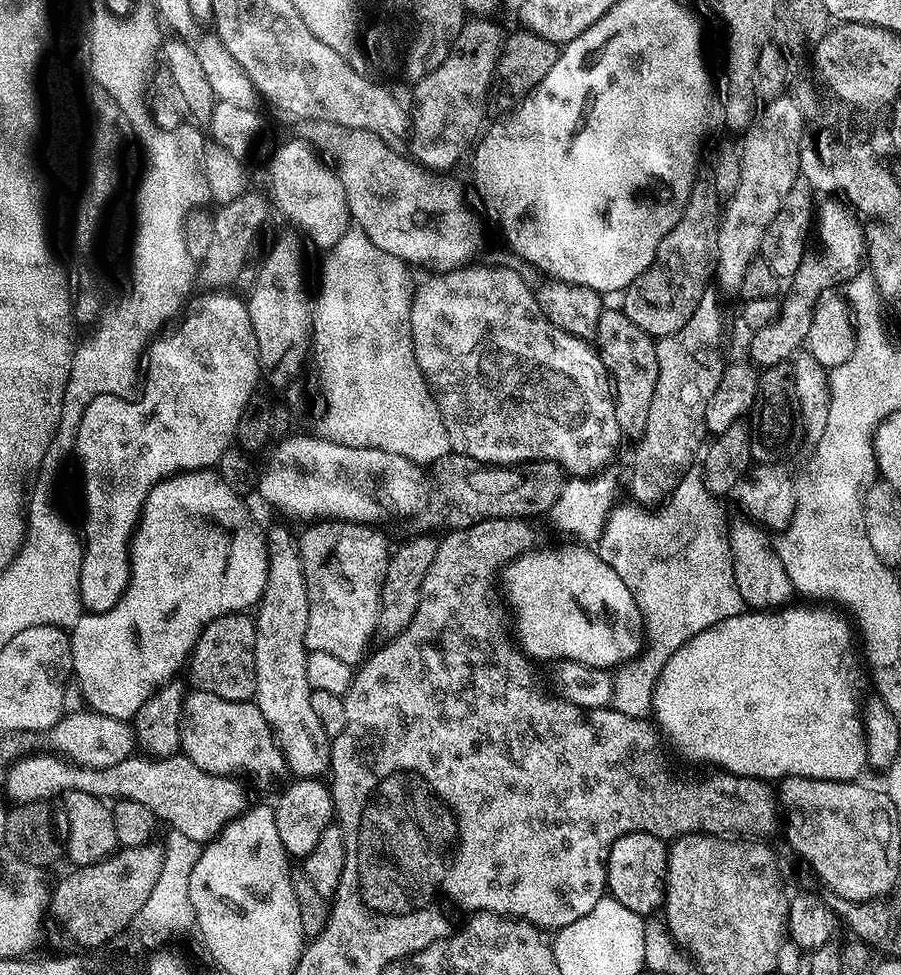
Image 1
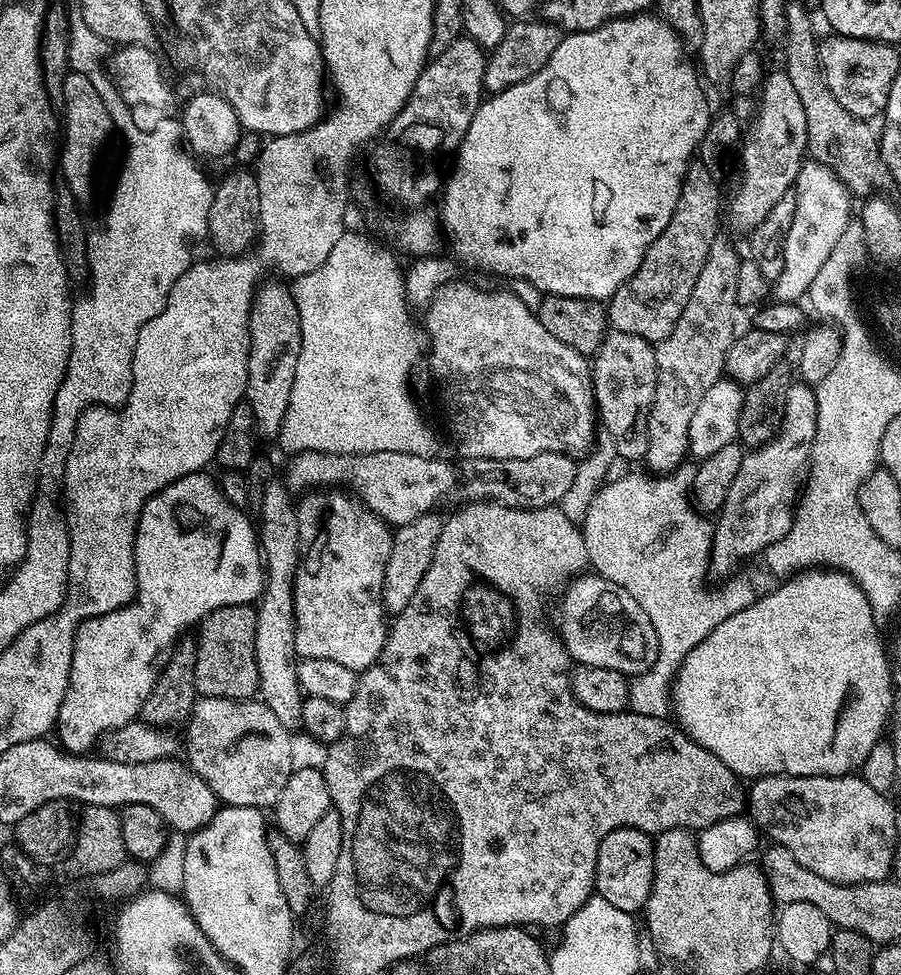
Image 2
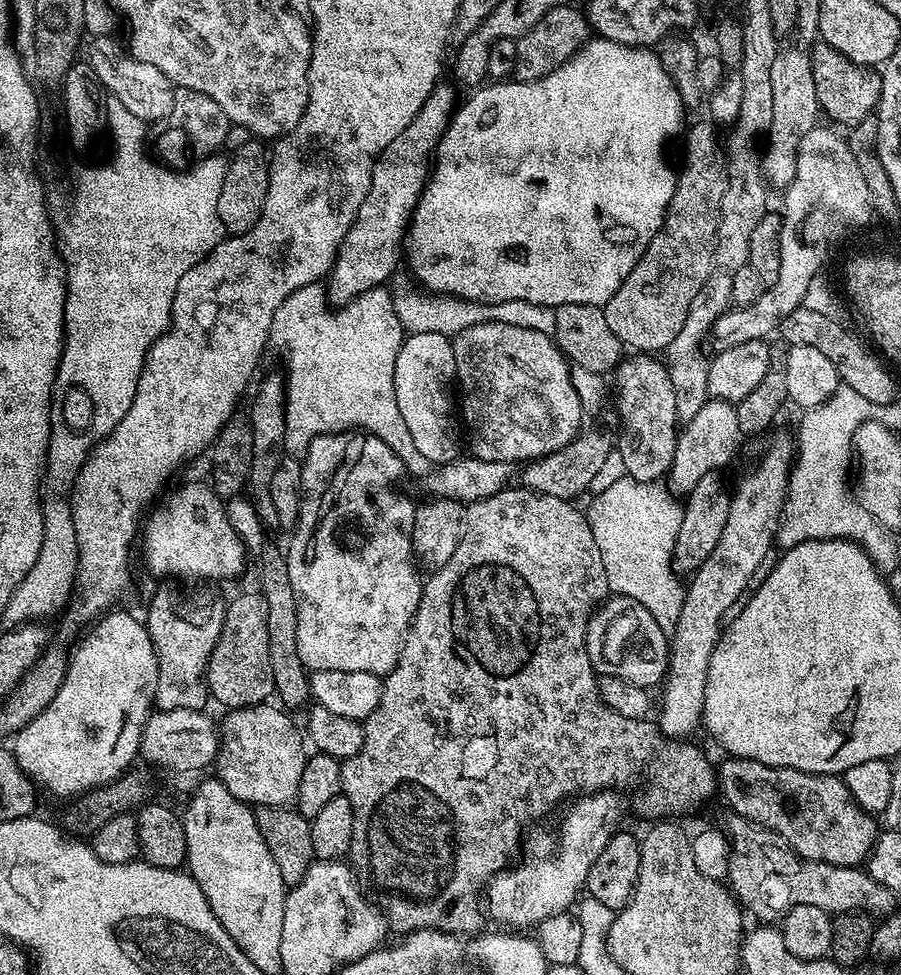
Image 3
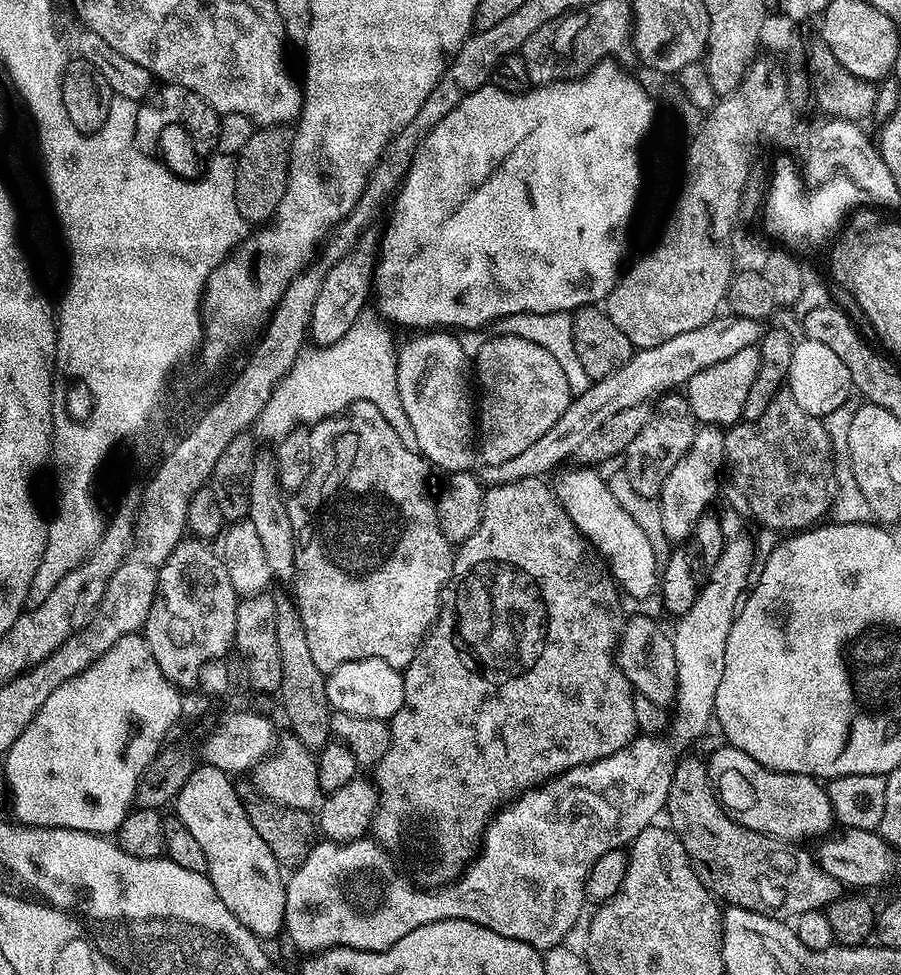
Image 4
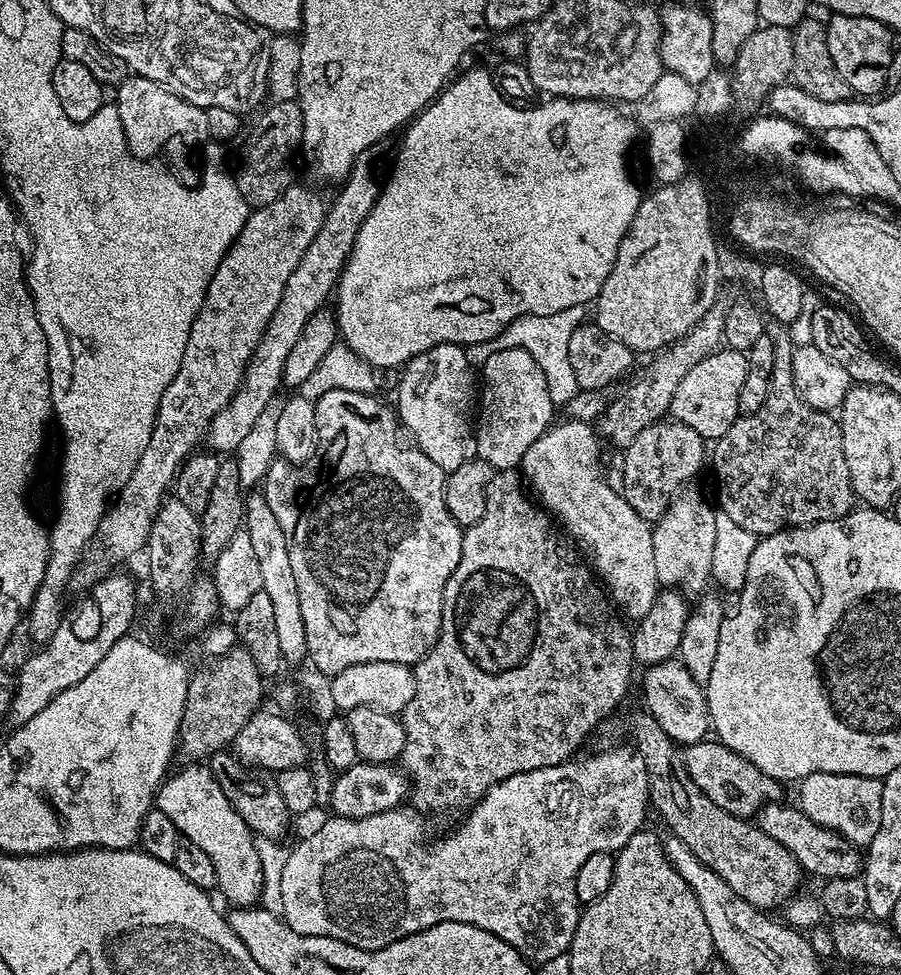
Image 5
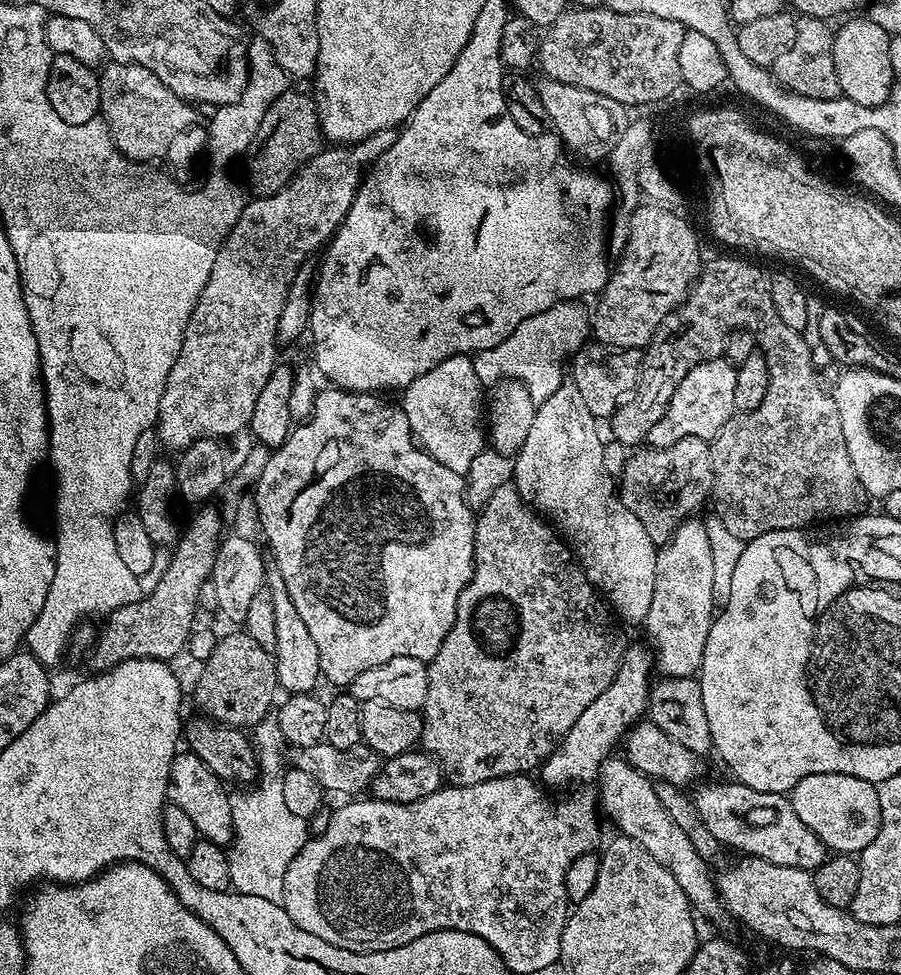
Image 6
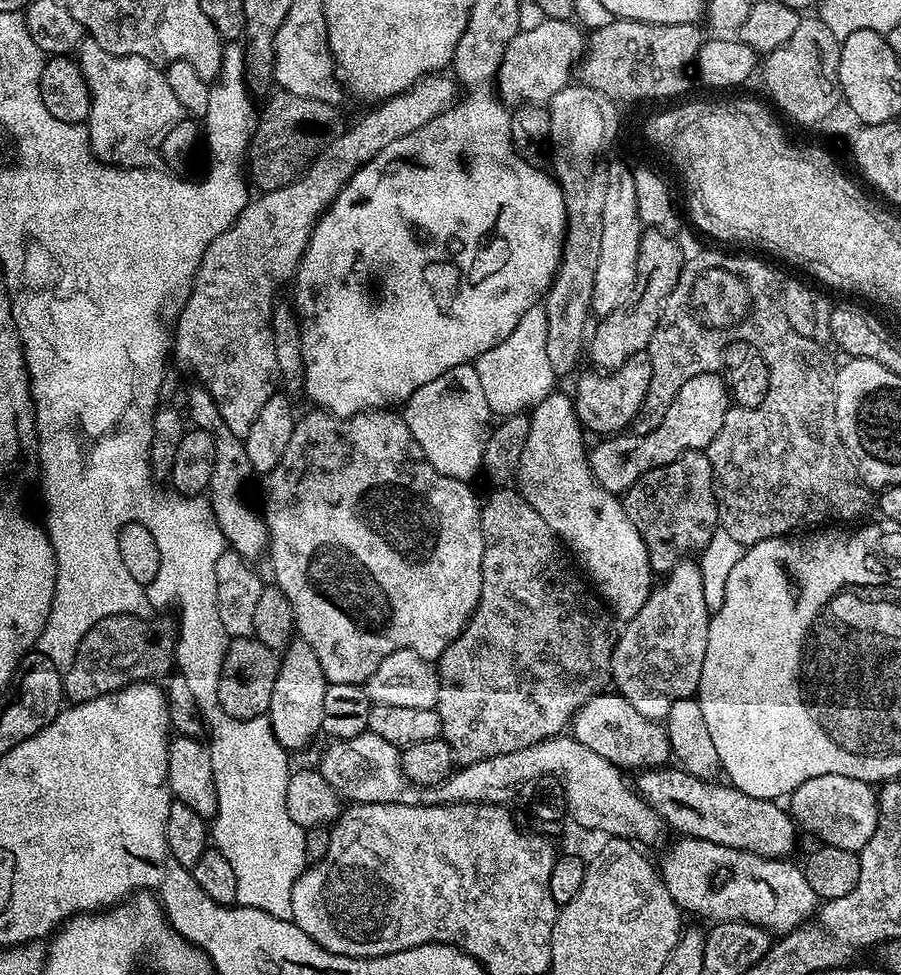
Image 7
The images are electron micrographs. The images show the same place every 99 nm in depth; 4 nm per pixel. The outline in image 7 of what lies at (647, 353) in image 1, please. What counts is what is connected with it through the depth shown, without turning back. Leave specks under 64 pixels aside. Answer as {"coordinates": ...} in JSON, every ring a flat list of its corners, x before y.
{"coordinates":[[704,450,684,452,674,462,642,474,642,478,638,478,634,486,623,493,622,501,626,514,645,543,649,564,656,574,666,574,681,560,703,552,712,535,718,531,720,515,716,509,712,467,708,461,708,453]]}

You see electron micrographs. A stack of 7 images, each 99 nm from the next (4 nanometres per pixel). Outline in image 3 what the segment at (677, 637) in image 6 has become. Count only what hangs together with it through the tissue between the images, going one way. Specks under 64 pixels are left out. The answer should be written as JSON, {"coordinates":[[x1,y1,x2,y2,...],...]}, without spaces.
{"coordinates":[[709,399,683,425,682,431,676,437,676,449,672,459,672,467,668,469,666,483,668,491,677,497,687,497,690,490,706,474,711,472,720,472,732,460,732,455,736,452,736,447,742,441,742,433,738,426,738,414,736,413,736,404,727,400]]}

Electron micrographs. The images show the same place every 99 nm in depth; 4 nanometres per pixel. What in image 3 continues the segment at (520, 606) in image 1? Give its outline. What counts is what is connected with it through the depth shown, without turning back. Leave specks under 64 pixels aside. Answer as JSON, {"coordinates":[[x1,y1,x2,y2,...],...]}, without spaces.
{"coordinates":[[609,595,592,613,586,646,590,662,600,676,626,678,626,682,634,682,634,686,652,690,668,675,670,636,658,626,654,614,631,596]]}

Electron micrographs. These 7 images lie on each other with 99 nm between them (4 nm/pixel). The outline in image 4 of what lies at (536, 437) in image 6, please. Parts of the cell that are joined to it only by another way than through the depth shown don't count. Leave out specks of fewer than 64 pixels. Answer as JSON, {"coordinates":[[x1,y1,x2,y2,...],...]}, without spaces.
{"coordinates":[[575,466,566,471,554,484,554,491,575,528,587,538,589,544,600,553,621,591,634,598,646,598,655,593,658,586,658,564,652,544,644,527,621,506,617,495,588,466]]}

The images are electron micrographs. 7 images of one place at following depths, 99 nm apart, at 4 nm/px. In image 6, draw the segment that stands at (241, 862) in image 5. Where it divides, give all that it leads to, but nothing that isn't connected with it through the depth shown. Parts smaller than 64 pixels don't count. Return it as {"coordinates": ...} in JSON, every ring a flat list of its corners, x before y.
{"coordinates":[[181,751,172,760,168,775,167,799,184,811,194,822,197,833,212,844,228,846,232,843,232,802,225,781,209,770,193,752]]}

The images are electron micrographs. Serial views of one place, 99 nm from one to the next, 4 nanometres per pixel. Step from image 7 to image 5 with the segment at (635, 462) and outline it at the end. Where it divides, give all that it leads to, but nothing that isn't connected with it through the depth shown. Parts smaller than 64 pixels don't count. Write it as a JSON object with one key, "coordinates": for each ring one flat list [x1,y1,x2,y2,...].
{"coordinates":[[727,346,712,352,689,370,678,384,678,390,674,390,671,419,690,426,690,430,698,430,698,434,706,442,720,440,722,434,730,430,736,417,741,415,738,394,742,394,742,382,746,382,747,373,748,357,745,353,736,352]]}

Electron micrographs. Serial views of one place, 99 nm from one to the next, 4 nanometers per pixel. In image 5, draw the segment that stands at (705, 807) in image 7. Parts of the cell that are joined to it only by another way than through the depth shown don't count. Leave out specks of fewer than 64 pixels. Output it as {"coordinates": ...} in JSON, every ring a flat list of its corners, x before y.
{"coordinates":[[769,802,758,813,758,827,774,838,778,846,786,846,790,854,799,862,801,869,812,876,820,876,824,880,834,878,850,878,860,876,862,872,861,849,834,829,823,828,818,822,804,815,799,807,784,804,785,802]]}

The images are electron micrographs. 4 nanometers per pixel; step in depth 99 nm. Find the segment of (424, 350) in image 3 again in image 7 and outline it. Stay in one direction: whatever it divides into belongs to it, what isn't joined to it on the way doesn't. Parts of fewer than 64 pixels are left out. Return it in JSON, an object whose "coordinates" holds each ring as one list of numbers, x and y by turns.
{"coordinates":[[471,363,454,366,454,370,438,374,434,382,426,382,426,386,422,386,403,405,402,415,409,437,415,447,417,444,424,451,423,459,431,468,450,478,469,482,475,481,476,475,481,475,494,417,490,406,486,406,486,394]]}

